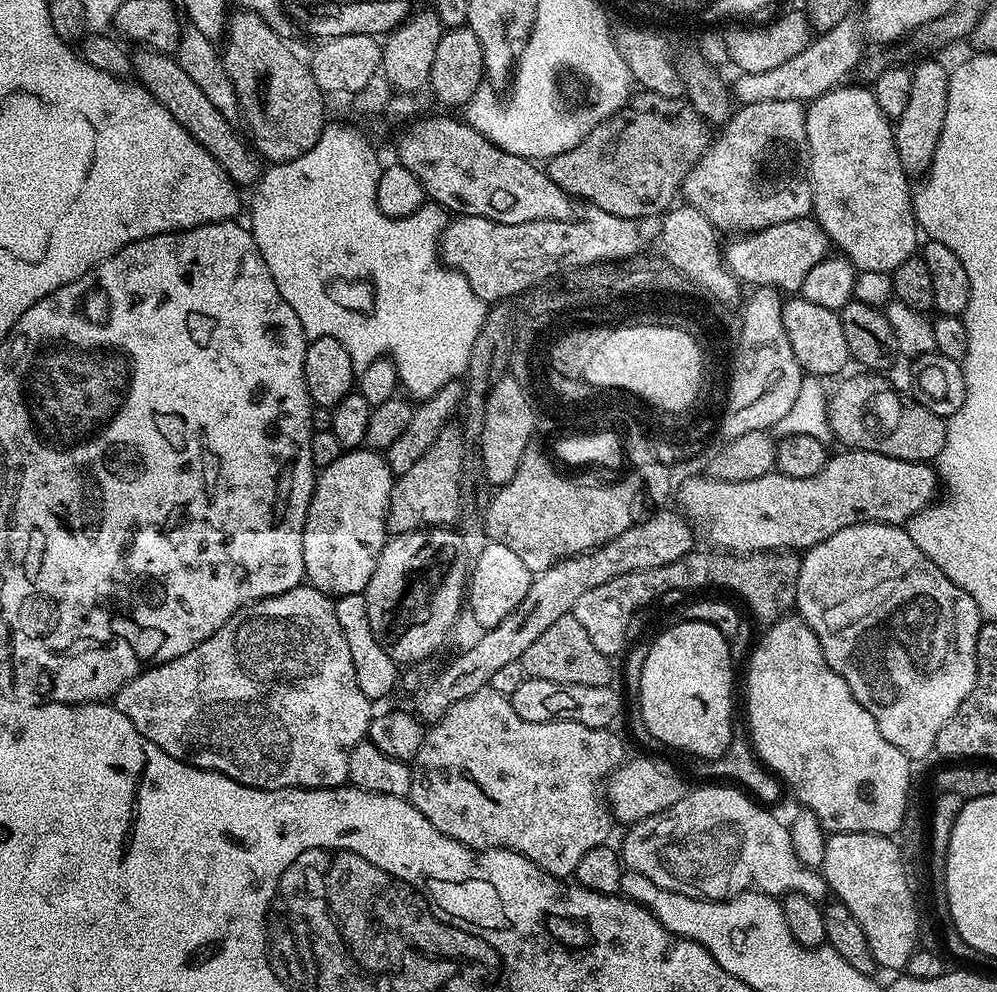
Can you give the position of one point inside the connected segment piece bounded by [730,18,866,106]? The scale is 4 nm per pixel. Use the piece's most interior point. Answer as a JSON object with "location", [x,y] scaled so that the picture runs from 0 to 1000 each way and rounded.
{"location":[835,56]}

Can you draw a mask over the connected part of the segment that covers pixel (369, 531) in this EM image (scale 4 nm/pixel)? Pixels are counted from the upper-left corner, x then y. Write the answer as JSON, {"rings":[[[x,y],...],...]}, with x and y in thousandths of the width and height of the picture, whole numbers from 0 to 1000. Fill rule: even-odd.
{"rings":[[[345,454],[340,458],[338,464],[320,473],[303,538],[303,567],[308,588],[334,603],[362,599],[371,587],[371,579],[375,579],[379,558],[383,558],[383,550],[391,536],[389,507],[395,487],[388,463],[380,455]]]}

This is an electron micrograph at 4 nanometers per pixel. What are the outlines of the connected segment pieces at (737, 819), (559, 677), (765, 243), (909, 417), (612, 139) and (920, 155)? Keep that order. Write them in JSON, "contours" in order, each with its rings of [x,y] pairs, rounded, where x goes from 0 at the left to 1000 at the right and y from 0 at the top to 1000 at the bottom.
{"contours":[[[[710,788],[705,792],[707,794],[698,794],[695,798],[694,795],[687,797],[685,804],[680,808],[676,808],[676,813],[672,813],[652,825],[644,825],[639,831],[633,832],[627,838],[630,840],[627,841],[626,848],[620,851],[620,858],[629,878],[644,881],[644,885],[652,885],[652,889],[656,889],[656,893],[660,893],[664,897],[683,899],[697,907],[731,907],[733,903],[742,903],[745,899],[762,899],[765,903],[777,903],[779,905],[785,904],[791,899],[802,899],[805,903],[811,903],[813,907],[819,909],[826,909],[831,906],[830,890],[826,887],[825,879],[812,875],[801,867],[800,862],[796,859],[791,835],[784,833],[776,825],[773,817],[767,814],[766,810],[759,808],[750,798],[743,796],[741,793],[727,792],[722,788]]],[[[573,619],[560,623],[556,631],[548,631],[548,635],[538,644],[528,659],[524,659],[522,670],[526,673],[527,682],[548,683],[548,688],[561,690],[579,690],[580,692],[608,692],[614,690],[614,673],[611,662],[603,659],[592,647],[592,639]]],[[[813,217],[780,224],[780,228],[768,228],[762,234],[752,234],[735,242],[738,243],[731,250],[725,251],[726,262],[743,287],[776,290],[786,296],[801,295],[808,276],[832,254],[830,238]]],[[[863,377],[852,383],[844,382],[830,400],[830,420],[836,441],[844,444],[848,453],[869,454],[906,464],[938,465],[945,450],[949,450],[951,424],[929,413],[914,398],[906,399],[883,377]]],[[[642,91],[621,113],[597,125],[580,147],[549,162],[548,172],[565,194],[586,194],[593,209],[608,212],[620,220],[642,224],[645,218],[661,219],[675,209],[677,198],[685,191],[686,180],[710,149],[710,132],[711,126],[694,110],[689,100]]],[[[924,59],[918,66],[920,69],[914,70],[913,100],[909,103],[909,111],[905,111],[905,115],[897,121],[899,150],[908,173],[912,175],[930,174],[933,163],[937,159],[937,151],[941,147],[941,139],[945,135],[945,123],[949,123],[953,73],[950,68],[947,70],[939,60],[942,59]]]]}

